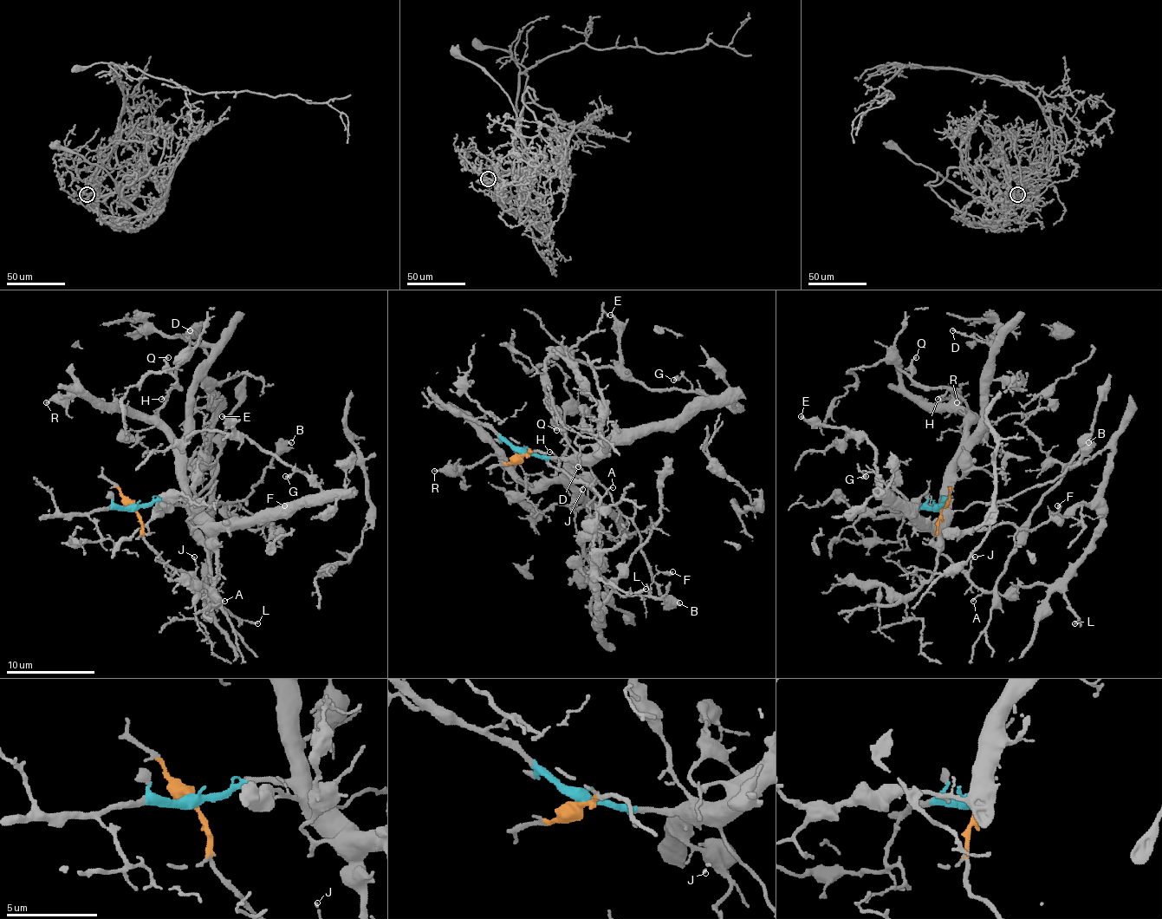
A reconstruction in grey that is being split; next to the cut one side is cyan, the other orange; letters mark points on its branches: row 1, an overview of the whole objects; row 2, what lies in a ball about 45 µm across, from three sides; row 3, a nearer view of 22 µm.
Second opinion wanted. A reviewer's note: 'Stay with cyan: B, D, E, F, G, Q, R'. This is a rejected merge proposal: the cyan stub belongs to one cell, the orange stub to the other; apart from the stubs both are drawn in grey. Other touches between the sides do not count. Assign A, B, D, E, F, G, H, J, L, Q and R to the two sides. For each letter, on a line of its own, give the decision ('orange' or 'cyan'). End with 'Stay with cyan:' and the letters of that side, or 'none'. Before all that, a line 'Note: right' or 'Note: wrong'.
Note: wrong
A: orange
B: cyan
D: cyan
E: cyan
F: orange
G: cyan
H: cyan
J: orange
L: orange
Q: cyan
R: cyan
Stay with cyan: B, D, E, G, H, Q, R

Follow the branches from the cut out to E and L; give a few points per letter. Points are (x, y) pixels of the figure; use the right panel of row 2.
E: (939, 507), (944, 498), (944, 511), (933, 523), (915, 516), (878, 479), (875, 447), (851, 430), (800, 416)
L: (939, 507), (938, 550), (975, 585), (983, 591), (1013, 594), (1019, 587), (1054, 585), (1079, 618), (1074, 622)

